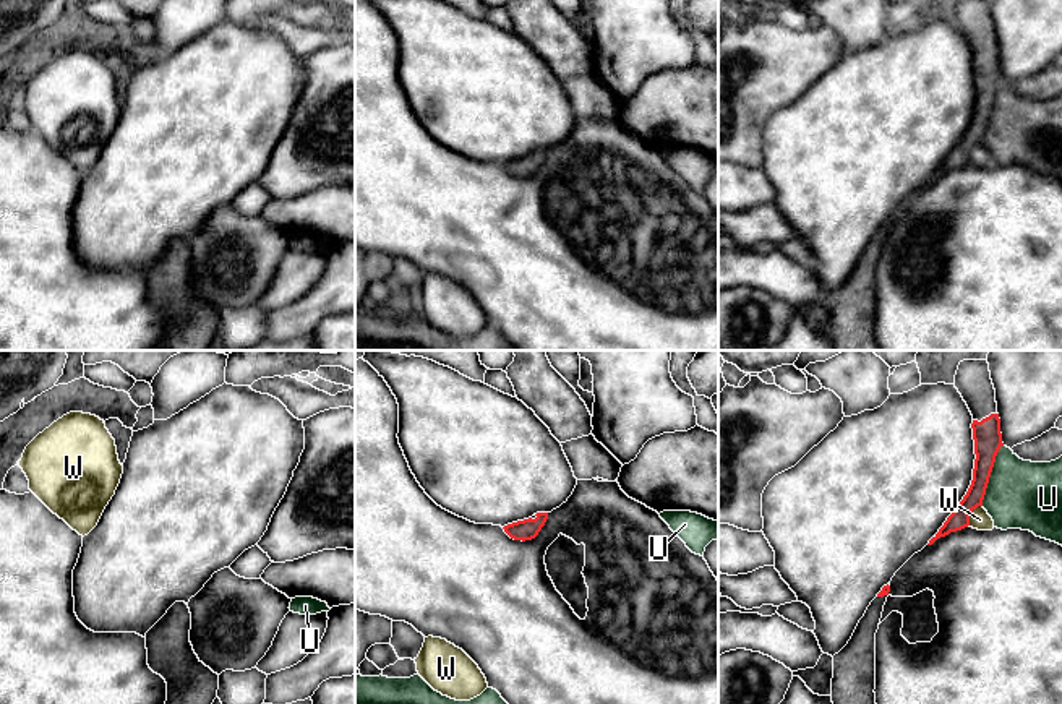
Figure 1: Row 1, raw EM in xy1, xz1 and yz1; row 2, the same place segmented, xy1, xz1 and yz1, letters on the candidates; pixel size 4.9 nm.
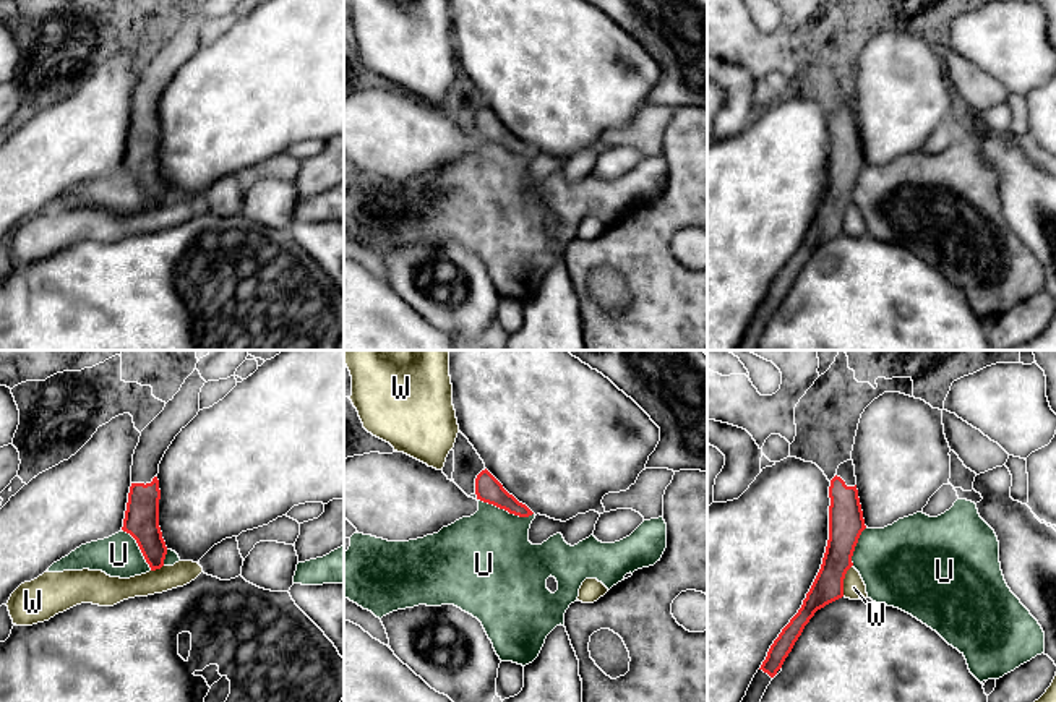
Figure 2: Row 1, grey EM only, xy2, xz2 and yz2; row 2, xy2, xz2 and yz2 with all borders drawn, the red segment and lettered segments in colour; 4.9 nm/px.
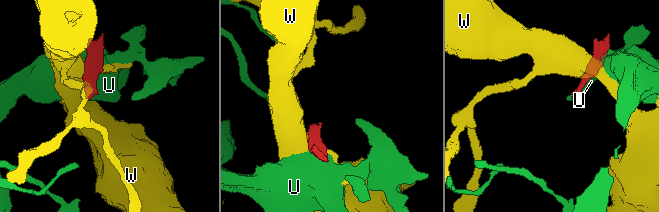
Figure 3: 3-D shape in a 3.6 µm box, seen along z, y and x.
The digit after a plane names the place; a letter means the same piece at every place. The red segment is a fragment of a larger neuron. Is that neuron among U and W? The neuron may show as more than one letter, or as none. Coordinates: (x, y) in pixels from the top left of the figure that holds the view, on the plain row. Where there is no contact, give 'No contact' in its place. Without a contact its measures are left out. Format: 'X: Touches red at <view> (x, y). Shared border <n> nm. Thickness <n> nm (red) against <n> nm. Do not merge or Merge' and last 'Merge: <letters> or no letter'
U: Touches red at yz1 (989, 112). Shared border 320 nm. Thickness 140 nm (red) against 340 nm. Do not merge
W: Touches red at yz2 (842, 218). Shared border 170 nm. Thickness 160 nm (red) against 110 nm. Do not merge
Merge: no letter

